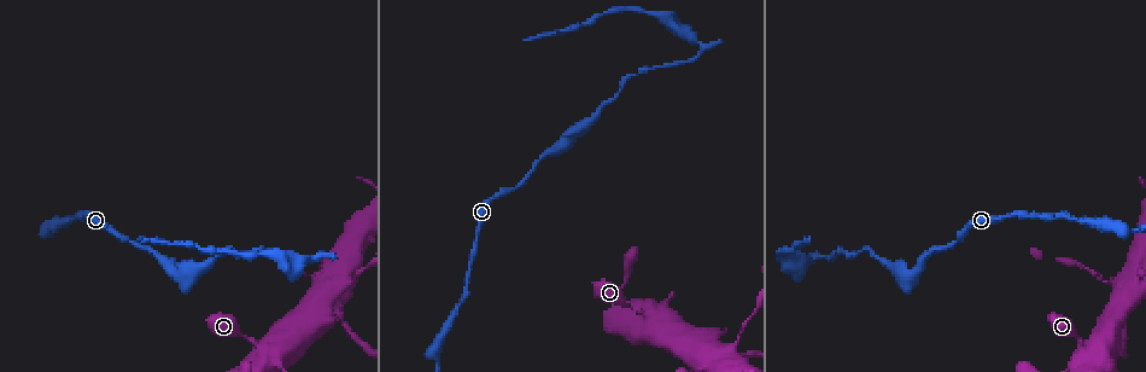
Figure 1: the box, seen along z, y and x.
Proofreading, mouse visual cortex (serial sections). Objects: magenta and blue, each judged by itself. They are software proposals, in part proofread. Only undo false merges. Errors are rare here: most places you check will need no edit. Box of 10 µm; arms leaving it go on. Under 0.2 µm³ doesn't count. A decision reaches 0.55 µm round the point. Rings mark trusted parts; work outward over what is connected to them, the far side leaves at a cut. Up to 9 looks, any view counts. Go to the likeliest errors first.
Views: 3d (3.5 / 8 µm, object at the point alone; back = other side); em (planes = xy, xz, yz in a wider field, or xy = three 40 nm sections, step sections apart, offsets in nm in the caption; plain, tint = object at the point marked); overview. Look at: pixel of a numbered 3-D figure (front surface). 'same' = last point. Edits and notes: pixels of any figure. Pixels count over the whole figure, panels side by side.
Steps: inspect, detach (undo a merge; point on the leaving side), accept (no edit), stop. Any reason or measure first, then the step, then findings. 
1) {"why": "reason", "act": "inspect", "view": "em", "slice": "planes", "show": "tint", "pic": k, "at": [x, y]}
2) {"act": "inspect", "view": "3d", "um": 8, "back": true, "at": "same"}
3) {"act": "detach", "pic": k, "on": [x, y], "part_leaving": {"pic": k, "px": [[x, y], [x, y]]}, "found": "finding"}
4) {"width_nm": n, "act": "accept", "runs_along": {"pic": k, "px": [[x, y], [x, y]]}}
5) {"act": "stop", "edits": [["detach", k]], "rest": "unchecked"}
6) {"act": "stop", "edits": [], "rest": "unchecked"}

{"why": "thick turns thin", "act": "inspect", "view": "3d", "um": 8, "pic": 1, "at": [216, 258]}

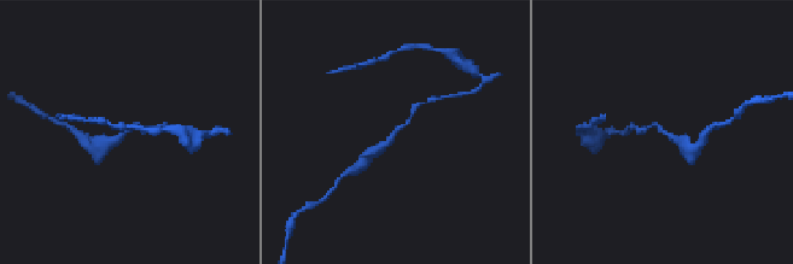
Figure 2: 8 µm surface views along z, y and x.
{"why": "zoom in", "act": "inspect", "view": "3d", "um": 3.5, "at": "same"}

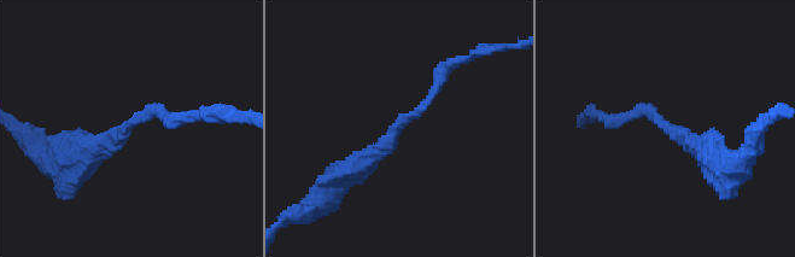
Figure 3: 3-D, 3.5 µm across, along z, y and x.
{"act": "inspect", "view": "em", "slice": "xy", "step": 3, "show": "tint", "pic": 3, "at": [667, 130]}

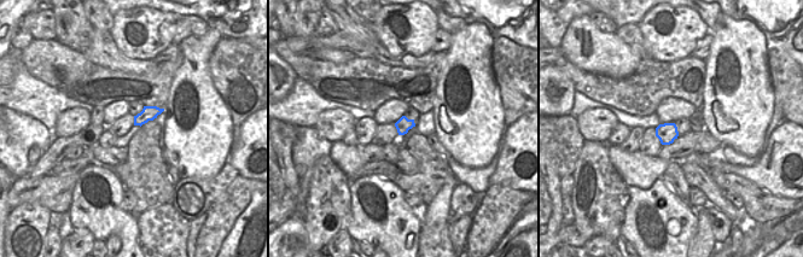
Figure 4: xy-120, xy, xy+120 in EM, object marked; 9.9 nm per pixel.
{"arm_widths_nm": [100, 300], "act": "accept", "runs_along": {"pic": 3, "px": [[343, 174], [391, 142], [443, 75]]}, "found": "one cell here"}

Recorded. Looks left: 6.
{"why": "sharp bend", "act": "inspect", "view": "3d", "um": 3.5, "pic": 1, "at": [693, 40]}

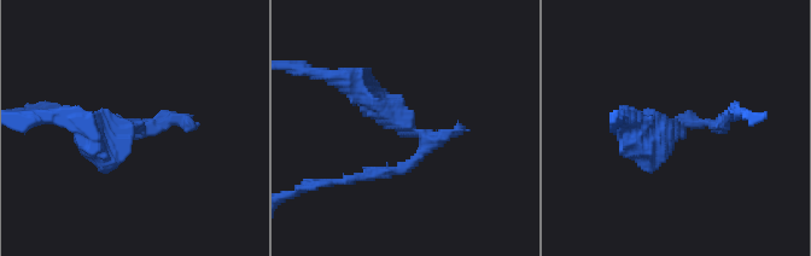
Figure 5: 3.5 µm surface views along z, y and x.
{"why": "shape alone is not enough", "act": "inspect", "view": "em", "slice": "xy", "step": 5, "show": "tint", "pic": 5, "at": [132, 128]}

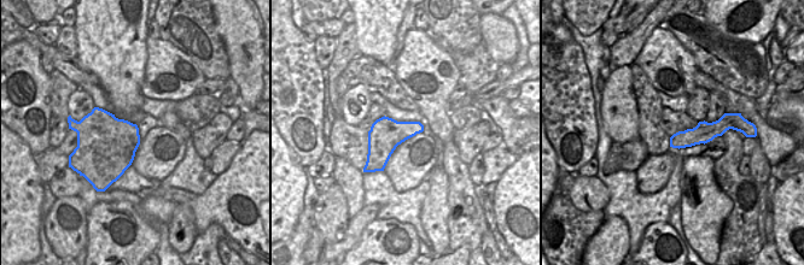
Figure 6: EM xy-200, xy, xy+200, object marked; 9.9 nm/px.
{"act": "detach", "pic": 5, "on": [388, 108], "border": {"pic": 6, "px": [[732, 118], [726, 115], [717, 121]]}, "found": "two cells meet here"}

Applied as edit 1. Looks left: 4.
{"why": "see it whole again", "act": "inspect", "view": "overview"}

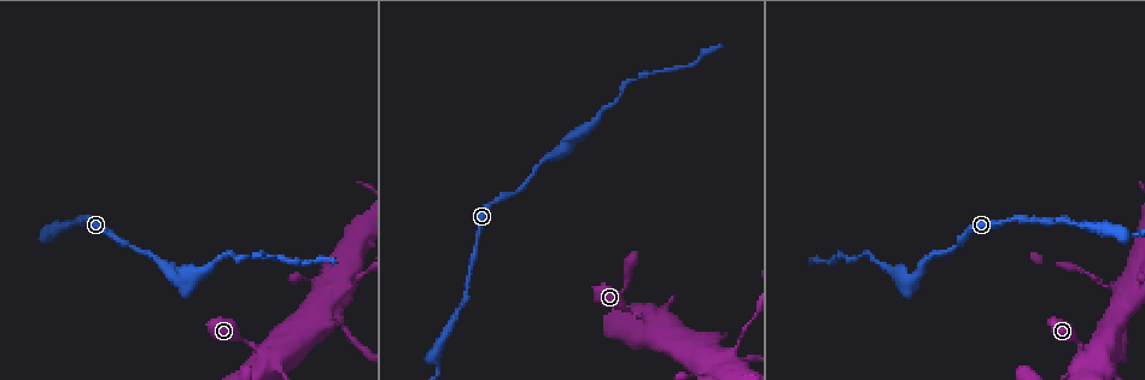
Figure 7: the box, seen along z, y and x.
{"why": "sharp bend", "act": "inspect", "view": "3d", "um": 3.5, "back": true, "pic": 7, "at": [1092, 360]}

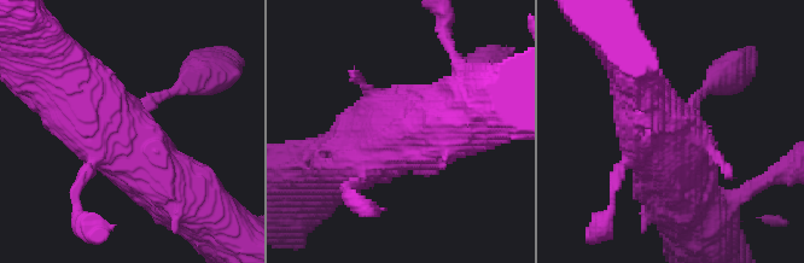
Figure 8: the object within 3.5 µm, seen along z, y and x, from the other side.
{"act": "inspect", "view": "em", "slice": "planes", "show": "tint", "at": "same"}

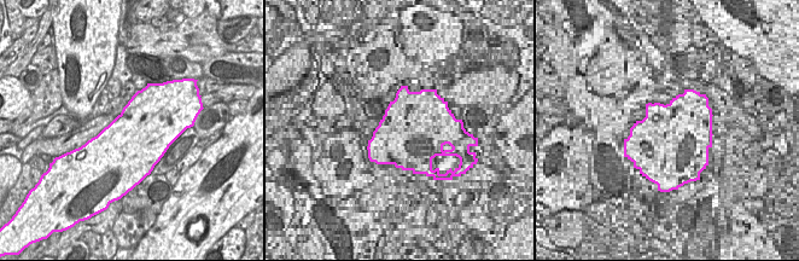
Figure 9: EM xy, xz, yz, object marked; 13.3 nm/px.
{"act": "accept", "runs_along": {"pic": 8, "px": [[452, 92], [403, 117], [337, 163]]}, "found": "continuous, no second cell"}

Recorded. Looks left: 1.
{"act": "stop", "edits": [["detach", 5]], "rest": "unchecked"}

